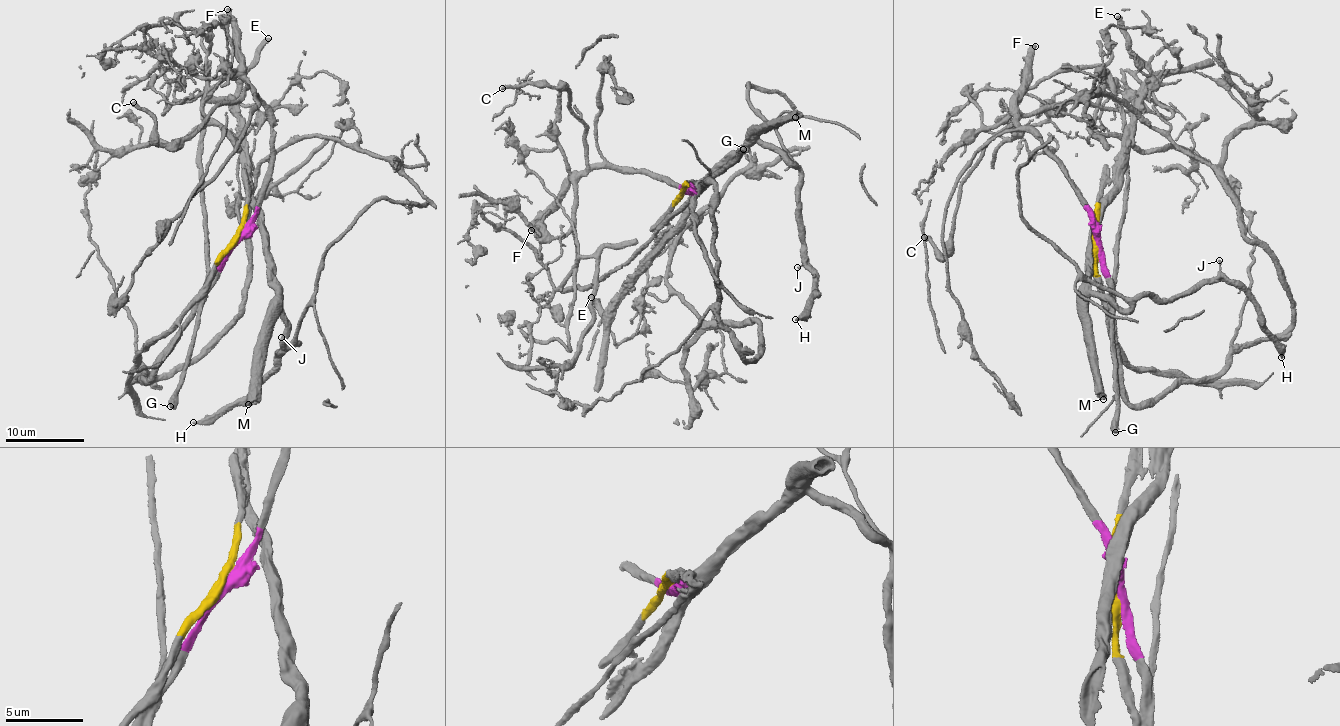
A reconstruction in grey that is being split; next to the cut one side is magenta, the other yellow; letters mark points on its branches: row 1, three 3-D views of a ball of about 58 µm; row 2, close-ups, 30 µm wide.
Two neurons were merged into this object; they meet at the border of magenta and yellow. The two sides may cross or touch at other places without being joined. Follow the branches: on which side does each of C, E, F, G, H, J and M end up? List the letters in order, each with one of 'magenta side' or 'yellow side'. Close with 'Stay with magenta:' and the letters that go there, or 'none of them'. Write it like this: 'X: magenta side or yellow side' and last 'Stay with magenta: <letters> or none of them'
C: magenta side
E: yellow side
F: magenta side
G: magenta side
H: yellow side
J: yellow side
M: yellow side
Stay with magenta: C, F, G

